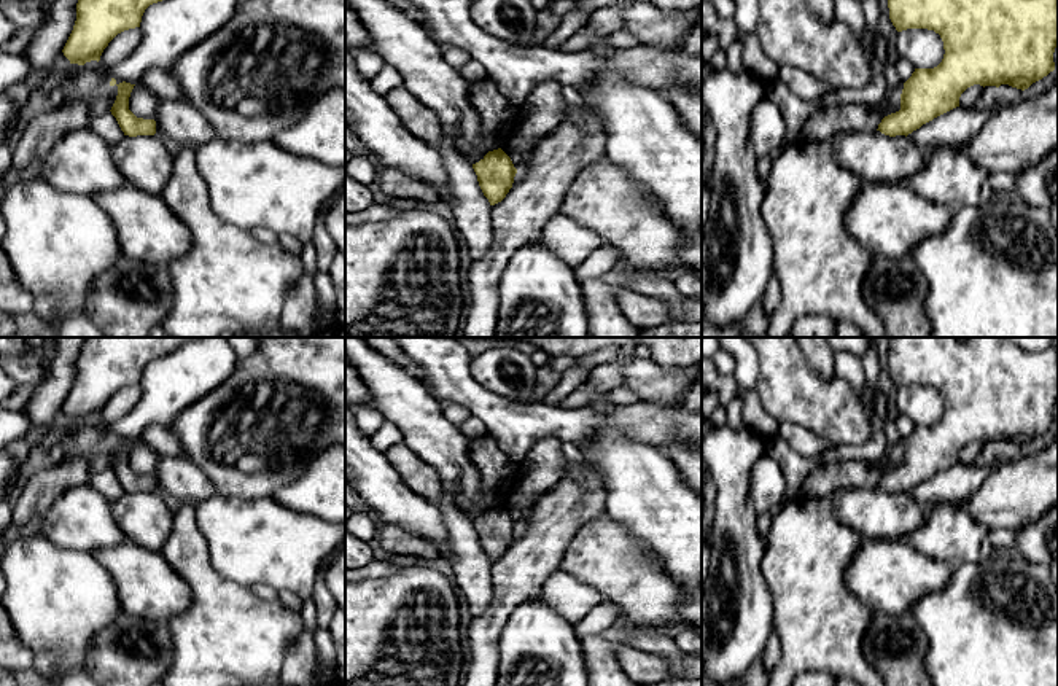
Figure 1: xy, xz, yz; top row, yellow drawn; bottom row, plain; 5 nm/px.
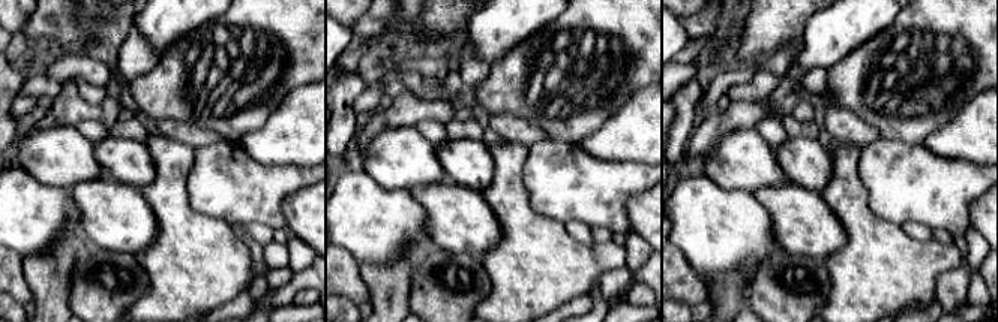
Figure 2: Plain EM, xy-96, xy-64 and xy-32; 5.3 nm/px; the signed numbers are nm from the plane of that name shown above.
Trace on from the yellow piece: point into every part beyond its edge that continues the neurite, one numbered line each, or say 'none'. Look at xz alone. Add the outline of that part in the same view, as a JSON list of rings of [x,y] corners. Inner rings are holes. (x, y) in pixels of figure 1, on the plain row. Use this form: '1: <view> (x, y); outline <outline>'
none

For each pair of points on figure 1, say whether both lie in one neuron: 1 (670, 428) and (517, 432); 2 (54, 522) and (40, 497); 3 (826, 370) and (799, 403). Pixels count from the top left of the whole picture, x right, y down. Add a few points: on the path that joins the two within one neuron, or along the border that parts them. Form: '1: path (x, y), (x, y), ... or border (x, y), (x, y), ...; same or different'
1: path (632, 422), (556, 422); same
2: border (77, 486), (66, 491), (40, 518); different
3: border (802, 354), (805, 362), (823, 378), (834, 376); different

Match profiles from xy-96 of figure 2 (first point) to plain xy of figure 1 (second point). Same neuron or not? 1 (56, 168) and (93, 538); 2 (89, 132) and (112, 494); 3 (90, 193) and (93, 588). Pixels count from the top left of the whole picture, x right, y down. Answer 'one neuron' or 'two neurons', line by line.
1: one neuron
2: one neuron
3: two neurons

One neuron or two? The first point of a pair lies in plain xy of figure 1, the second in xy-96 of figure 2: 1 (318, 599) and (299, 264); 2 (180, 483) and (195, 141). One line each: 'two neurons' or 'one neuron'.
1: one neuron
2: one neuron

